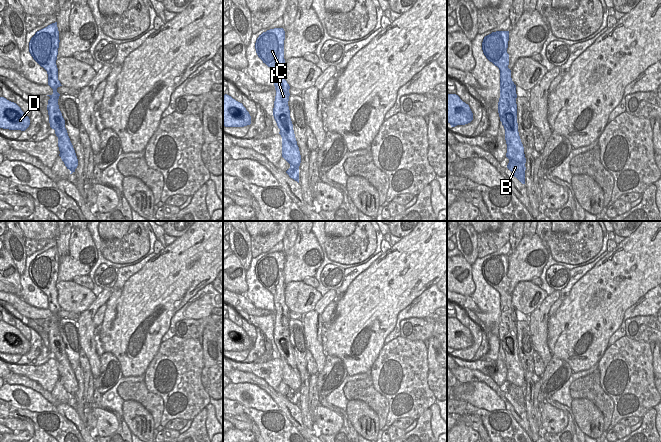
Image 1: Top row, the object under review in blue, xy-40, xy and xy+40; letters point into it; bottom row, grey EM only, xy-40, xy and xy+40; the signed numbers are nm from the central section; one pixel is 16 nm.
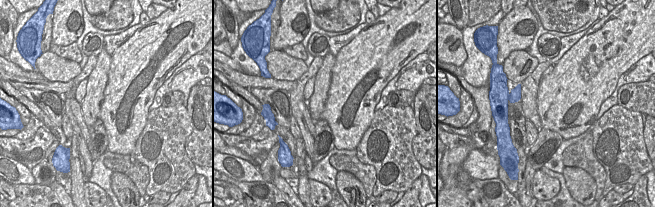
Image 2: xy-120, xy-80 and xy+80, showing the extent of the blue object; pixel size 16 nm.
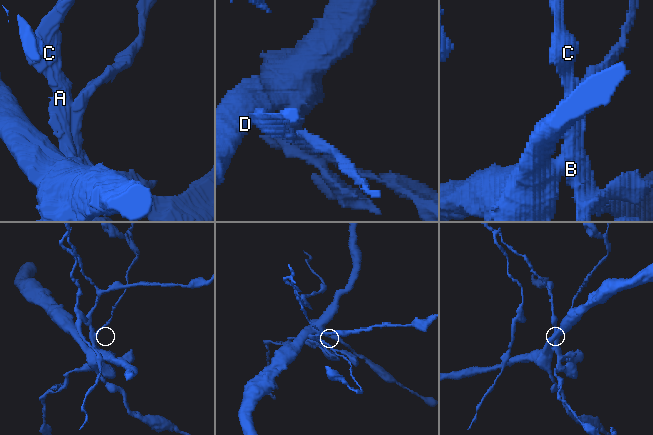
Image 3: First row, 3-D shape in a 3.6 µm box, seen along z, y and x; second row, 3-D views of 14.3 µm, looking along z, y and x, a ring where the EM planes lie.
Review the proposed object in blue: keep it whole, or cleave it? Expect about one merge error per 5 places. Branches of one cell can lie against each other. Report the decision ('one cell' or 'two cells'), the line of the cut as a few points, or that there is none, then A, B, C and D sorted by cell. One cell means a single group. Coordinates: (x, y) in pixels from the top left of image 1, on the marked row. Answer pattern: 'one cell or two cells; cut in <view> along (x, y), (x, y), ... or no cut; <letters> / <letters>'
two cells; cut in xy+40 along (524, 154), (521, 157), (509, 160); A B C / D

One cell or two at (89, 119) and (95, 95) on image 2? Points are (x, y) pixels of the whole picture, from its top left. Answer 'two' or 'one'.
one

